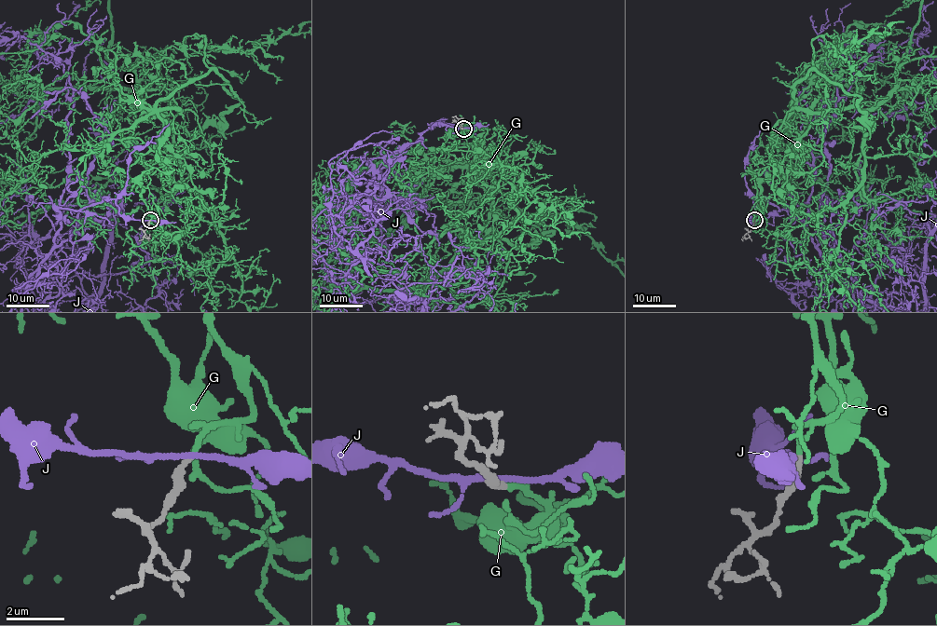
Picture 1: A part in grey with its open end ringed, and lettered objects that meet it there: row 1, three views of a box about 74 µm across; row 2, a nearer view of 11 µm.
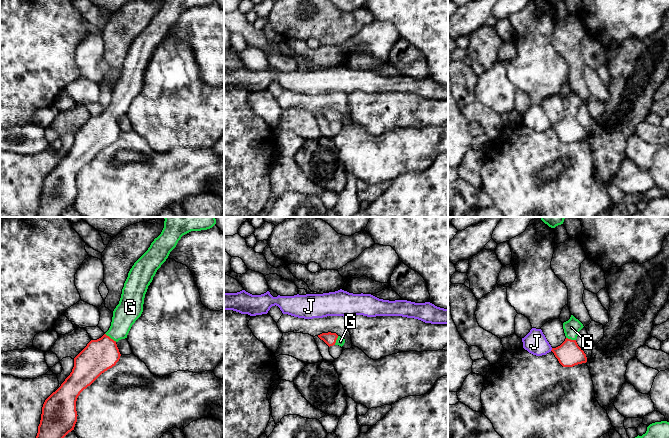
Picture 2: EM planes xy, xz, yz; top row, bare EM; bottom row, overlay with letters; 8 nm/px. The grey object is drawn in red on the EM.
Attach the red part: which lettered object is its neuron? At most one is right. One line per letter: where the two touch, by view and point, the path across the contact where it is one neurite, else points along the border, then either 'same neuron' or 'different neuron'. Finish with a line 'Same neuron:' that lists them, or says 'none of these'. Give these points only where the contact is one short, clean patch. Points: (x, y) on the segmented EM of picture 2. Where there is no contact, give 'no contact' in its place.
G: meets red in xy at (110, 338); runs through xy (99, 355), (110, 338), (119, 329), (125, 314); same neuron
J: meets red in yz at (552, 349); border along yz (552, 348), (550, 350); different neuron
Same neuron: G

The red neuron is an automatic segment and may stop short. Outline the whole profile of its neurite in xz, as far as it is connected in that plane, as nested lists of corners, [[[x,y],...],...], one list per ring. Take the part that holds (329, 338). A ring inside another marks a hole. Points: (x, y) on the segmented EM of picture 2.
[[[322,333],[318,335],[318,337],[323,340],[329,347],[333,345],[339,345],[342,347],[345,343],[345,339],[338,336],[336,333]]]

